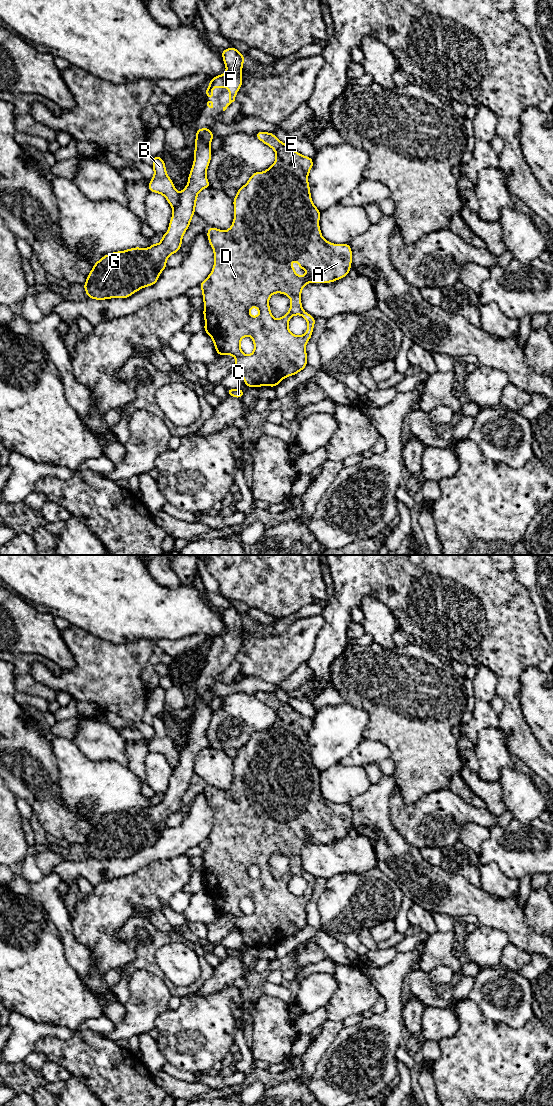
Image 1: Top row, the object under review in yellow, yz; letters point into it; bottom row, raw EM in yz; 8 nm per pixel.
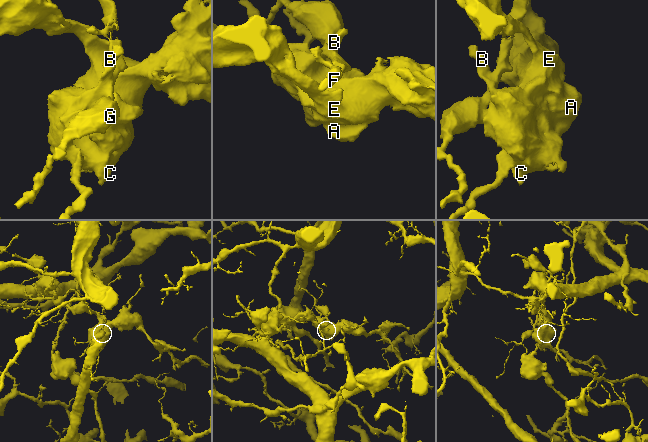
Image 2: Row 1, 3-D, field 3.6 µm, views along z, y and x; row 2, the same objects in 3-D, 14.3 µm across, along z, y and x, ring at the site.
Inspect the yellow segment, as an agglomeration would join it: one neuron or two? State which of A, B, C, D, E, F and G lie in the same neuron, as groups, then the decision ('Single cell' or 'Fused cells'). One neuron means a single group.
Groups: A B C D E / F G. Fused cells

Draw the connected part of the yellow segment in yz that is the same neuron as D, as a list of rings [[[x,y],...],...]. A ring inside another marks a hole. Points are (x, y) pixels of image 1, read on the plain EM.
[[[259,691],[255,696],[271,707],[276,713],[273,725],[264,732],[255,732],[248,742],[237,751],[233,759],[234,780],[227,791],[209,787],[207,797],[214,811],[214,826],[209,836],[200,843],[204,861],[204,891],[210,895],[215,909],[219,915],[232,915],[236,919],[233,930],[243,937],[246,946],[276,947],[284,938],[292,936],[307,926],[307,913],[305,906],[310,900],[316,879],[306,873],[301,864],[301,851],[311,842],[331,843],[345,837],[350,833],[352,823],[352,810],[350,804],[333,804],[326,801],[321,795],[319,779],[321,772],[311,760],[308,743],[309,731],[313,727],[313,719],[303,716],[282,703],[273,693]],[[292,821],[299,822],[299,828],[308,830],[300,837],[291,826]],[[274,853],[282,853],[291,860],[290,869],[280,879],[272,876],[269,867],[269,858]],[[256,867],[259,875],[253,877],[250,869]],[[301,875],[305,878],[308,888],[304,895],[296,896],[289,891],[288,883],[292,876]],[[250,896],[253,899],[254,911],[246,915],[240,908],[241,899]]]

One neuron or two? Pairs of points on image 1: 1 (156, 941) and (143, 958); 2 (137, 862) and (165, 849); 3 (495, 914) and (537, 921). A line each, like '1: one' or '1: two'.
1: one
2: one
3: two

